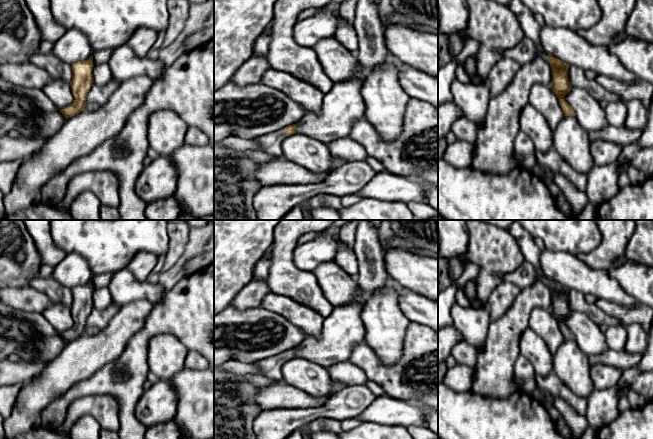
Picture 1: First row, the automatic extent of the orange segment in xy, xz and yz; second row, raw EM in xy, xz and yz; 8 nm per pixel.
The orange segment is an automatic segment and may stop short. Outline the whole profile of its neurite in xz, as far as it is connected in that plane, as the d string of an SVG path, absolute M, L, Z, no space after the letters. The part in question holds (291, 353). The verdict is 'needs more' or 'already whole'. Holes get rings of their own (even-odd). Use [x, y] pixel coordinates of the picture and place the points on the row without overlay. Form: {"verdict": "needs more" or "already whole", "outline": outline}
{"verdict": "needs more", "outline": "M292 348L283 353L271 356L264 360L254 363L260 370L260 375L265 376L276 382L283 381L282 366L292 358L296 357L296 349Z"}

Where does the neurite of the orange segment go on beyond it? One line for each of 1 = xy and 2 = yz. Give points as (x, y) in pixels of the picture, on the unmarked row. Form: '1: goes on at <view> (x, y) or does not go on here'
1: does not go on here
2: does not go on here

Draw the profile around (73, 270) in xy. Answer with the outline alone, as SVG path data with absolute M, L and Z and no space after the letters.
M68 253L55 267L52 278L61 285L72 289L85 285L94 278L87 260L78 253Z

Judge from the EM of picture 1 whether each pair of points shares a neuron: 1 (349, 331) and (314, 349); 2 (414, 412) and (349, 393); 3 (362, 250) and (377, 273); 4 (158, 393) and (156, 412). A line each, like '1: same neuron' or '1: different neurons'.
1: same neuron
2: different neurons
3: same neuron
4: same neuron

